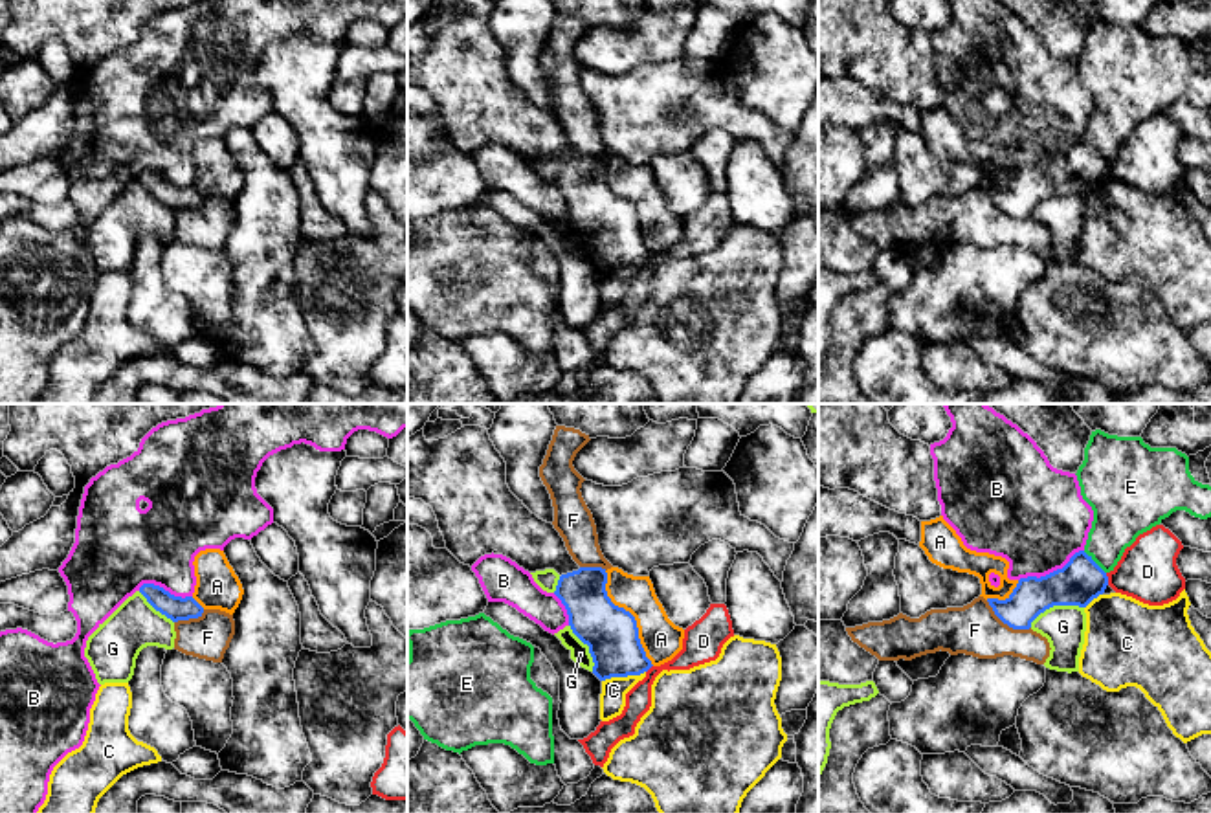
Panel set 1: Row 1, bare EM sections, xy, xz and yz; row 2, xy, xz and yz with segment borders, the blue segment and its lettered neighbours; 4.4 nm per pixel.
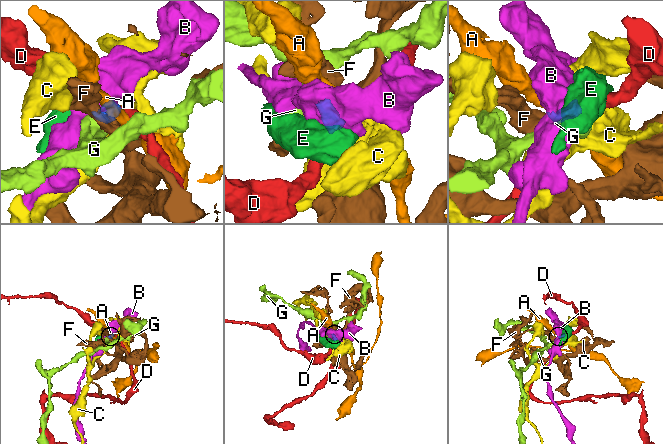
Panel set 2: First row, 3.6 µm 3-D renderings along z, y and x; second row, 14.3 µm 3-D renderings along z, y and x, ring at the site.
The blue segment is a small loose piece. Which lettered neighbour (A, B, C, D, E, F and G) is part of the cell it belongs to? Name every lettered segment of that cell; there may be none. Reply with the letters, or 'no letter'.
no letter

